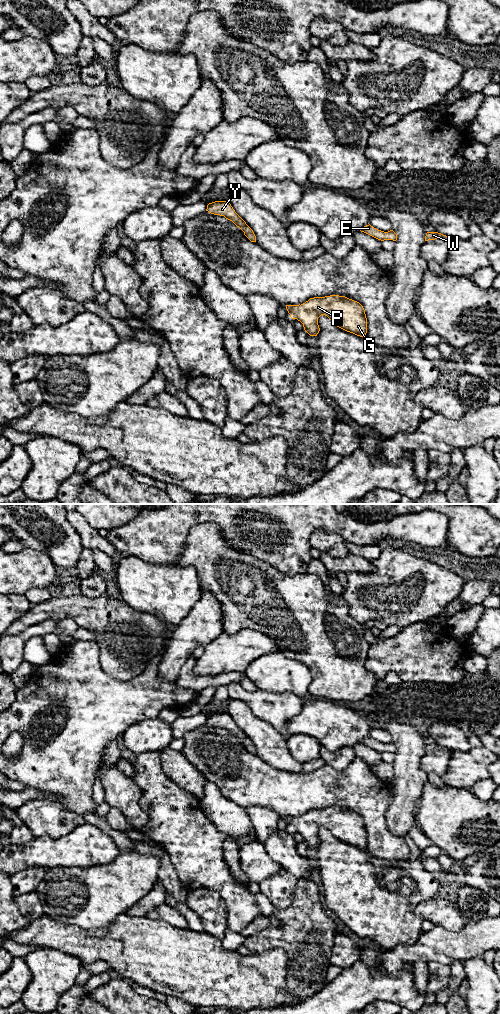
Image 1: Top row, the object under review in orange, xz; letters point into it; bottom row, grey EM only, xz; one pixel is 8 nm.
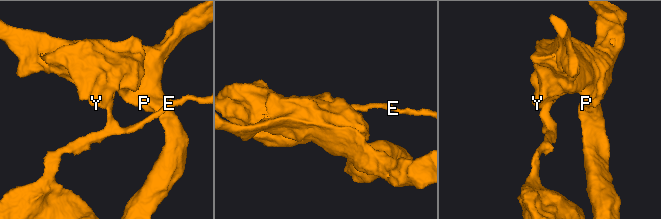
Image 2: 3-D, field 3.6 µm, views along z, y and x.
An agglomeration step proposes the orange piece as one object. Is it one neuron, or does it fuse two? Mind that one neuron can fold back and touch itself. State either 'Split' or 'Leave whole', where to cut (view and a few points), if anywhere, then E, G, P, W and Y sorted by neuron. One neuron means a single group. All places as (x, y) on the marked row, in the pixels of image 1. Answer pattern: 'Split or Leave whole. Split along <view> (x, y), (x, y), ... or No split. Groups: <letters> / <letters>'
Split. Split along xz (246, 224), (243, 231). Groups: E W / G P Y

